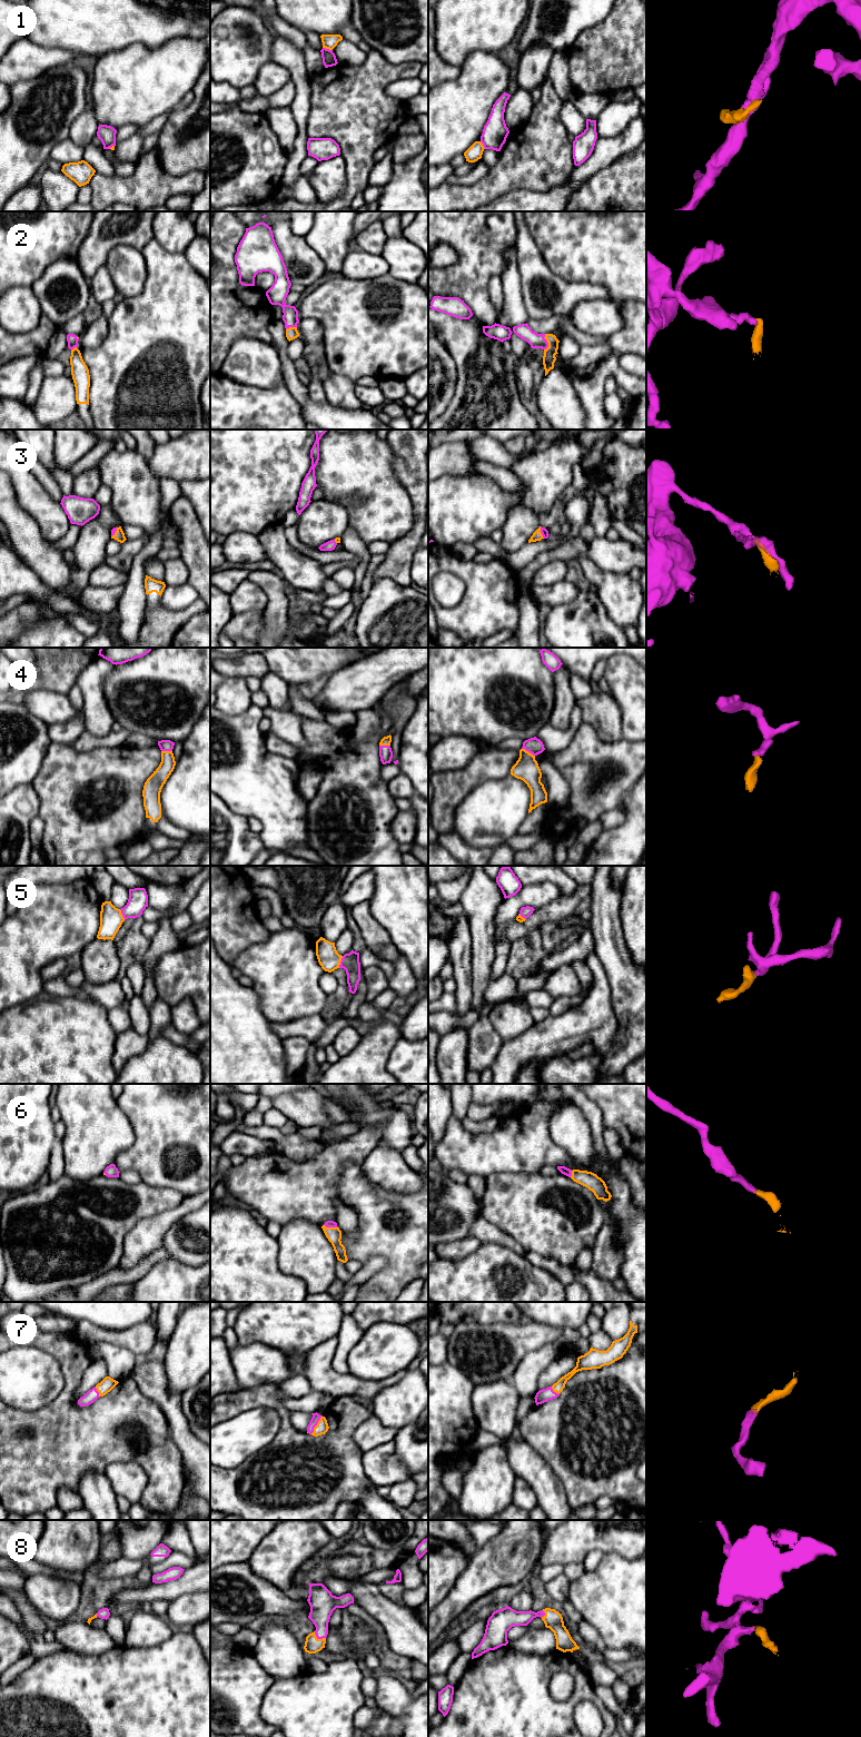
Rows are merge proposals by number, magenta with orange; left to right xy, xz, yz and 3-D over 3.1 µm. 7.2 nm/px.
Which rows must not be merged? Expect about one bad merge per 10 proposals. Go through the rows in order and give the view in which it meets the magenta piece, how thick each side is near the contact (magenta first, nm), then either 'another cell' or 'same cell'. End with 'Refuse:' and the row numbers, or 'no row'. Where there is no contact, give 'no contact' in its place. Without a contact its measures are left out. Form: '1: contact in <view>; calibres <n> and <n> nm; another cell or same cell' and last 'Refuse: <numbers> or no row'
1: contact in xz; calibres 100 and 110 nm; another cell
2: contact in yz; calibres 110 and 90 nm; same cell
3: contact in yz; calibres 50 and 70 nm; same cell
4: contact in yz; calibres 120 and 180 nm; same cell
5: contact in xz; calibres 130 and 160 nm; same cell
6: contact in xz; calibres 50 and 110 nm; same cell
7: contact in xz; calibres 60 and 90 nm; same cell
8: contact in xz; calibres 180 and 120 nm; same cell
Refuse: 1

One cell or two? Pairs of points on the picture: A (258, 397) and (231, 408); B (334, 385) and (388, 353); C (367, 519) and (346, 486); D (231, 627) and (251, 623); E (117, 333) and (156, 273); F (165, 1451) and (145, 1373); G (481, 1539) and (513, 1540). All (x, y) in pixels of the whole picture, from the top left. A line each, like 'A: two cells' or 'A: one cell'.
A: one cell
B: two cells
C: one cell
D: one cell
E: one cell
F: two cells
G: two cells

